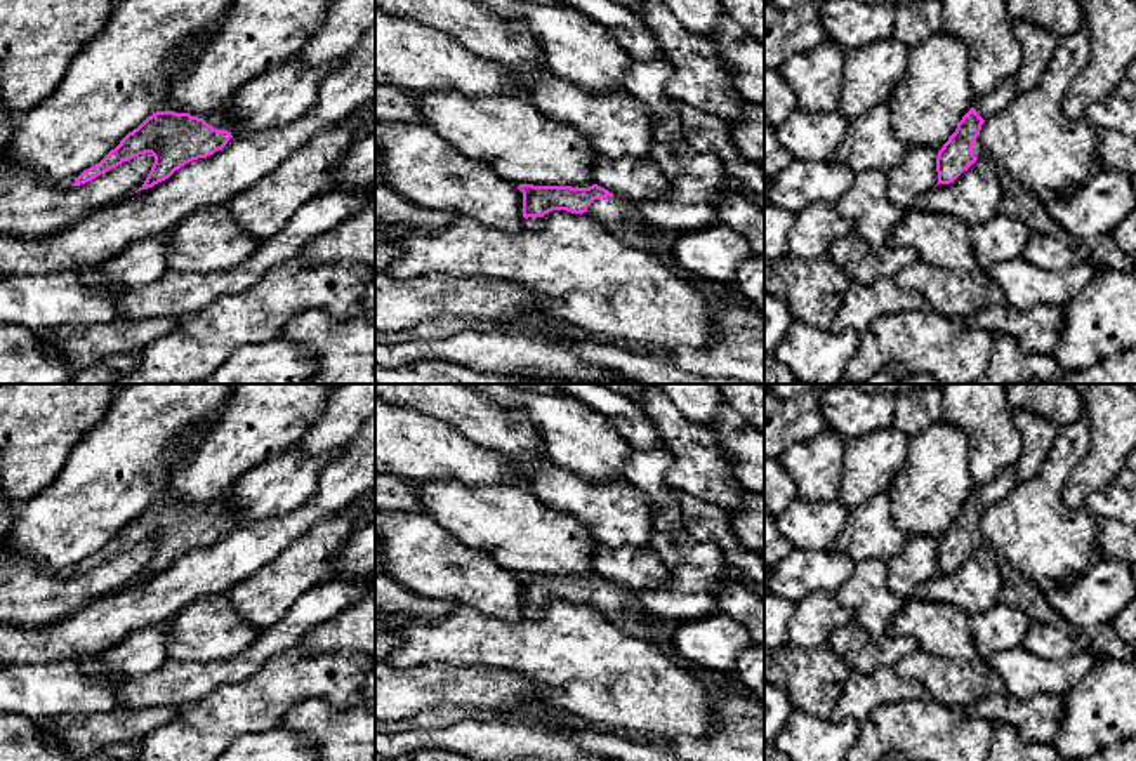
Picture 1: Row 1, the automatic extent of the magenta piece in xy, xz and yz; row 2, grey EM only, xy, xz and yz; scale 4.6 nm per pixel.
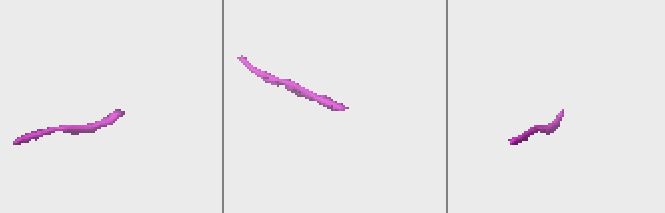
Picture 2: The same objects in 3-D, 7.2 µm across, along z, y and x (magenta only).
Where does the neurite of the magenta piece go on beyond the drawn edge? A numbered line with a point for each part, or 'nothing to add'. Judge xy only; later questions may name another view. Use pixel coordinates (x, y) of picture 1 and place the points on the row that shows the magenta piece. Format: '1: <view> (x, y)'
1: xy (223, 120)

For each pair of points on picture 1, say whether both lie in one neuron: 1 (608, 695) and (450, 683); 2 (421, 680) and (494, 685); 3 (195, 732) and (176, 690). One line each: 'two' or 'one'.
1: two
2: one
3: two

